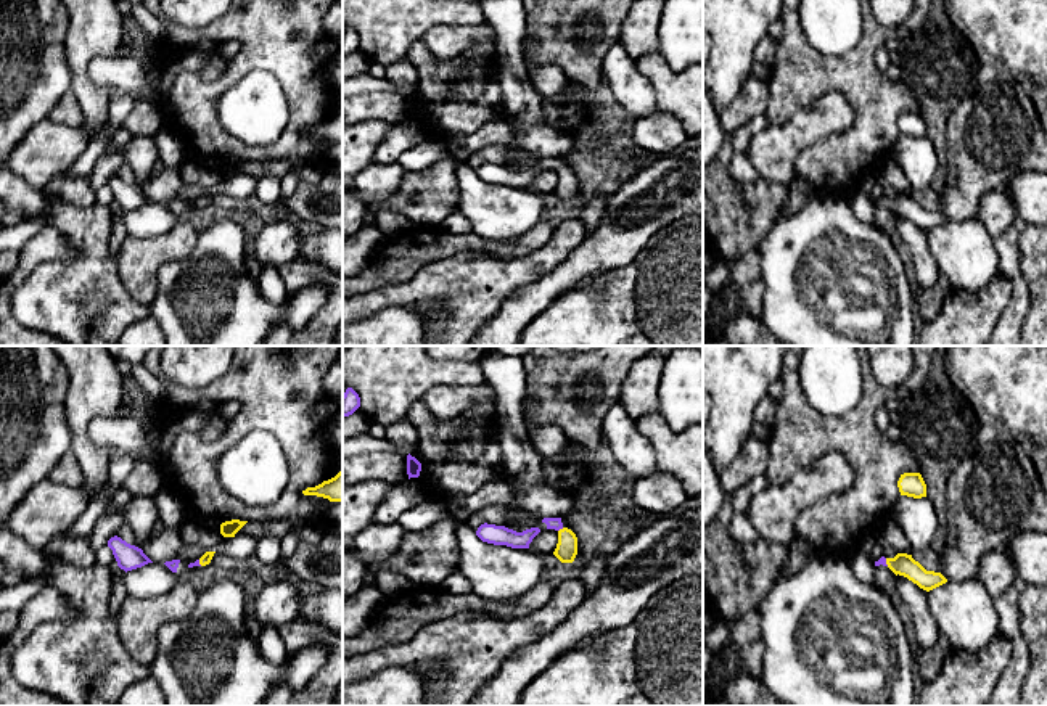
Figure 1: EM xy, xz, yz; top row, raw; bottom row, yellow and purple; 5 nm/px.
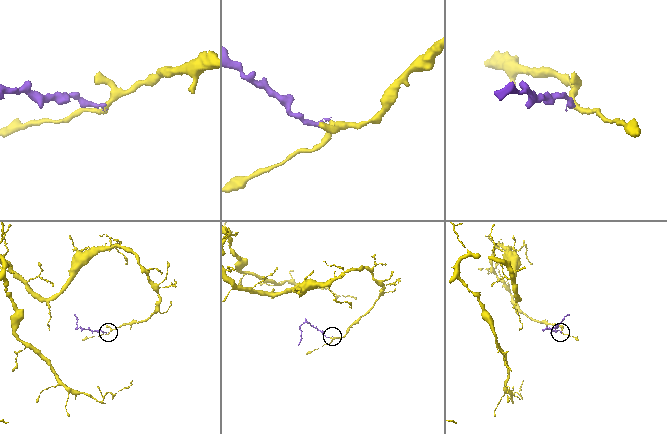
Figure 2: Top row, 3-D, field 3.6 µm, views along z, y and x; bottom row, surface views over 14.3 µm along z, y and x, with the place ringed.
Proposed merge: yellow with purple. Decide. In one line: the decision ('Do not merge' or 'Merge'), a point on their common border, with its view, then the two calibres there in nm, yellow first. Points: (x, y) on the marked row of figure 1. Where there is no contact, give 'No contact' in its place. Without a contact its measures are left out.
Merge. Touches yellow at xz (560, 529). Thickness 110 nm (yellow) against 60 nm

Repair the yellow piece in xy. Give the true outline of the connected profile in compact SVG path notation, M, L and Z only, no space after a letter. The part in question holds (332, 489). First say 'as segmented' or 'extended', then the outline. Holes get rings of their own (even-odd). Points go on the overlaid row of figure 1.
as segmented; M343 470L331 479L302 491L304 495L317 495L330 502L343 502Z

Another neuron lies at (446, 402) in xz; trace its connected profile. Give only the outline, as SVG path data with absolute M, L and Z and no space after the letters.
M487 381L476 386L439 384L425 394L421 402L439 420L452 420L460 417L466 408L474 405L474 402L482 397L495 397L495 391Z

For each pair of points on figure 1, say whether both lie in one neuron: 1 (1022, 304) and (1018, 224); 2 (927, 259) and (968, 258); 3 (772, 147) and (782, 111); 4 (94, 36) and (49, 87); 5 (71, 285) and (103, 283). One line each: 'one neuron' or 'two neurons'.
1: one neuron
2: two neurons
3: two neurons
4: two neurons
5: one neuron

